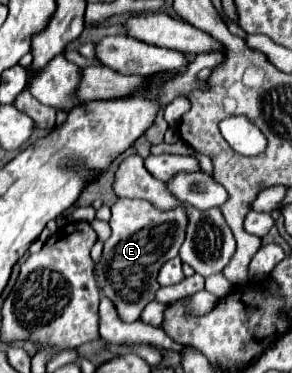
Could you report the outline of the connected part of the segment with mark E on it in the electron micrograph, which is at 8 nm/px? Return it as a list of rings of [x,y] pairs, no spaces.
[[[118,199],[112,205],[112,235],[104,243],[102,275],[98,279],[98,287],[104,291],[106,297],[114,301],[122,321],[132,323],[140,319],[140,311],[150,301],[154,301],[154,293],[160,287],[156,275],[166,261],[178,257],[178,251],[186,235],[186,225],[188,213],[180,207],[172,211],[160,211],[144,199]]]

